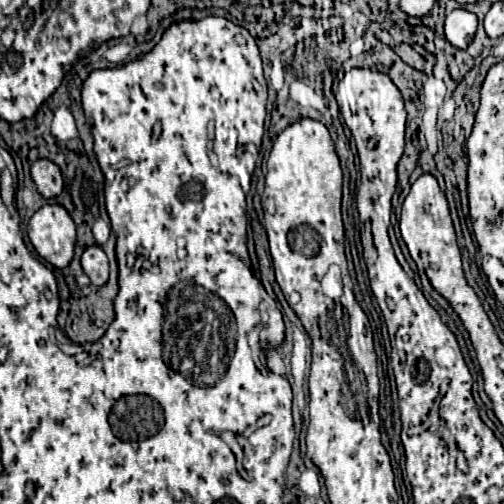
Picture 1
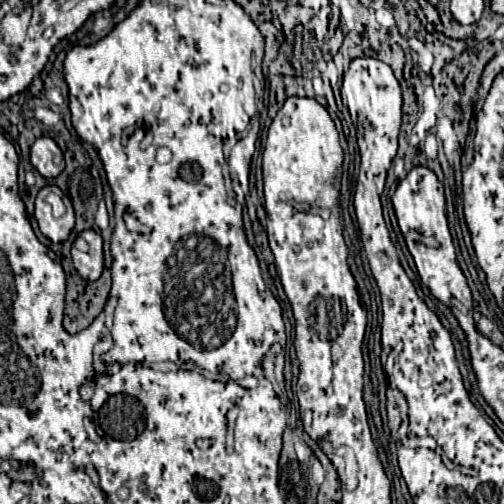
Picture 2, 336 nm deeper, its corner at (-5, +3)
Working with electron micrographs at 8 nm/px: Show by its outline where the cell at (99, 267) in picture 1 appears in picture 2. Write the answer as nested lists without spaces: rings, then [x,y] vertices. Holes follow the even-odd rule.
[[[93,229],[81,231],[71,245],[71,259],[75,271],[85,281],[97,281],[103,271],[103,241]]]

